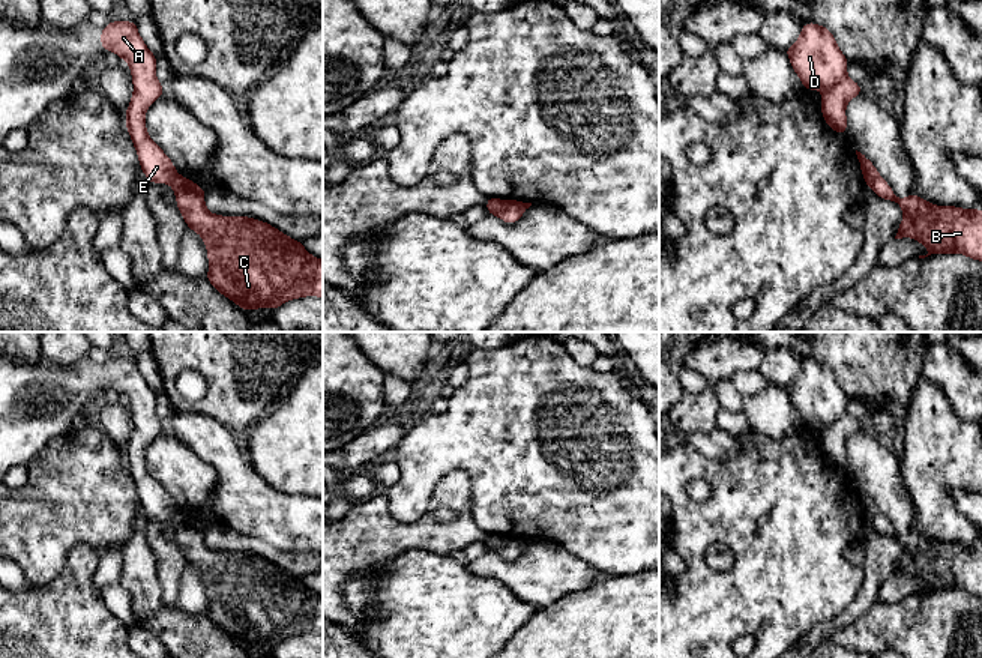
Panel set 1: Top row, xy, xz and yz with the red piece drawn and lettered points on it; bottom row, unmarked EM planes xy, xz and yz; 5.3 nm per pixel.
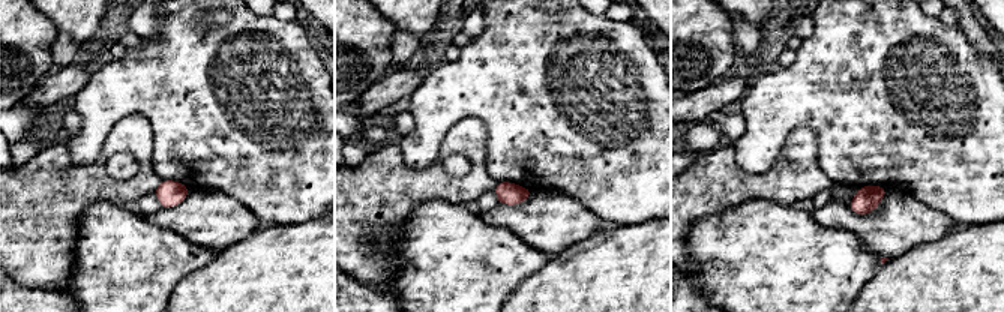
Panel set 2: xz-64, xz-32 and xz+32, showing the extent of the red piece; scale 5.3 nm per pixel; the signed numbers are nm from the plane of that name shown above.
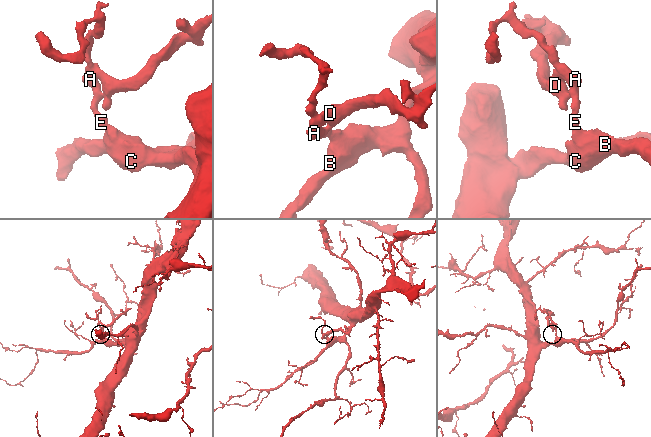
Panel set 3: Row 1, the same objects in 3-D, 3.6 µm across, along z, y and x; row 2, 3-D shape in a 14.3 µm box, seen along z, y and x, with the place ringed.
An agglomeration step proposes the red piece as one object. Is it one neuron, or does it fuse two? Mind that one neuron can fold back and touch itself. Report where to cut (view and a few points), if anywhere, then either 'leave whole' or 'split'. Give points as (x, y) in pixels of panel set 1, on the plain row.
cut xz (508, 538), (508, 543), (499, 553); split

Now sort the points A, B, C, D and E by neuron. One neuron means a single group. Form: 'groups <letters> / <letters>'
groups A D E / B C

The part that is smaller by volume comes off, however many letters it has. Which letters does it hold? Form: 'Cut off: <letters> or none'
Cut off: A, D, E

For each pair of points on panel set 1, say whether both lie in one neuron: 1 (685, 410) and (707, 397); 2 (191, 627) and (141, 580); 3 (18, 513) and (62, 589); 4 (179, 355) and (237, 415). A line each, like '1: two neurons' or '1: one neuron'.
1: one neuron
2: one neuron
3: two neurons
4: one neuron

